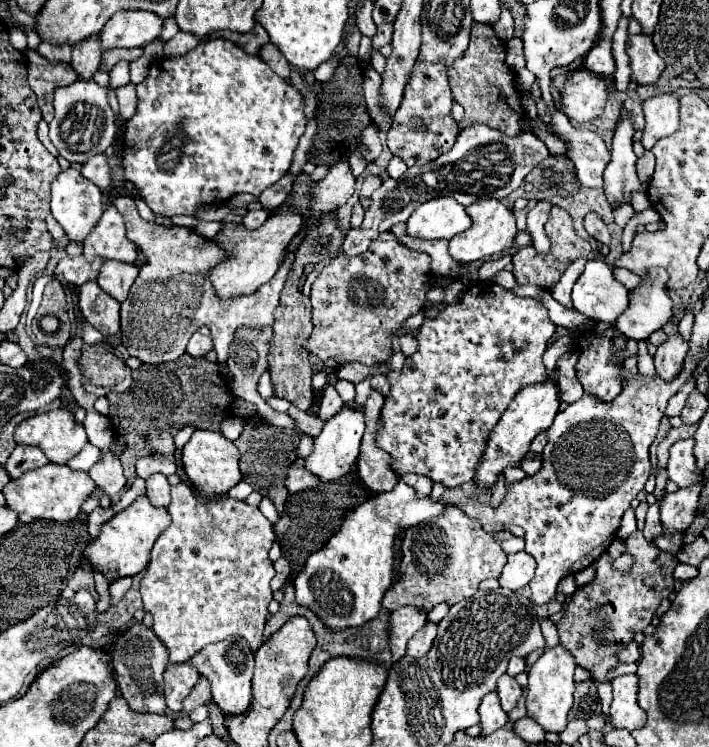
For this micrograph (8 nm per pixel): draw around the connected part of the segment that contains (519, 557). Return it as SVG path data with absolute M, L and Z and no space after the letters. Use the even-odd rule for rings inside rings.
M516 552L516 554L508 554L508 562L500 574L500 586L502 588L510 588L510 590L518 590L524 588L536 570L536 560L532 560L532 556L528 552Z

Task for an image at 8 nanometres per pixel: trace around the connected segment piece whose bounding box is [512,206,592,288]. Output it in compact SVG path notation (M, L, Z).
M552 206L552 212L550 212L550 220L546 222L546 232L552 240L552 246L548 250L548 254L536 254L536 250L524 250L520 248L514 256L512 256L512 272L516 276L516 282L518 284L538 284L542 288L554 288L560 280L560 276L564 274L564 270L578 258L586 258L590 256L592 248L586 240L578 238L574 234L574 228L572 228L572 218L566 210L558 208L558 206Z

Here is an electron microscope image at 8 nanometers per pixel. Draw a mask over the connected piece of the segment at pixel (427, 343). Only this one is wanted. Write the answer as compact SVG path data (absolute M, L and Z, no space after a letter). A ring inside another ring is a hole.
M476 282L476 284L472 284L464 292L460 302L442 308L436 318L424 320L424 324L420 326L420 330L416 334L418 350L412 356L406 358L404 368L400 372L388 372L386 374L388 382L390 382L390 396L386 398L384 408L382 408L382 428L378 432L378 440L376 442L378 442L378 446L382 450L392 454L394 470L398 474L406 474L406 472L424 474L424 476L430 476L434 482L442 482L442 484L446 484L450 488L458 486L458 484L464 484L464 482L470 482L476 476L476 466L482 460L482 454L486 450L486 440L488 440L490 432L498 424L500 416L504 414L504 410L508 408L508 404L516 396L516 392L520 388L524 388L526 384L536 384L536 382L542 382L546 378L546 366L542 362L542 356L544 356L548 340L552 338L554 332L556 332L556 324L548 318L548 310L546 310L546 306L538 298L518 296L514 290L506 290L500 284L496 284L496 282Z

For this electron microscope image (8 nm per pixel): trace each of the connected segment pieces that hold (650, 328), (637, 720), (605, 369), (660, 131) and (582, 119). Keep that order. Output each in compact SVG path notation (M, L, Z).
M652 270L642 284L630 292L630 306L616 320L616 328L634 340L646 340L672 316L672 300L666 294L668 274Z
M624 674L624 676L616 676L612 680L612 706L610 706L610 716L616 728L628 728L628 730L636 730L642 728L646 724L646 712L640 708L638 704L638 674Z
M592 340L590 346L580 352L576 364L576 376L584 386L584 392L594 394L604 402L614 400L622 390L620 370L612 360L610 344L610 340Z
M662 92L644 102L646 128L642 134L642 144L650 150L660 138L670 136L678 128L678 108L680 98L674 92Z
M582 68L576 70L564 86L562 110L574 124L586 124L602 114L606 98L608 98L606 78Z

